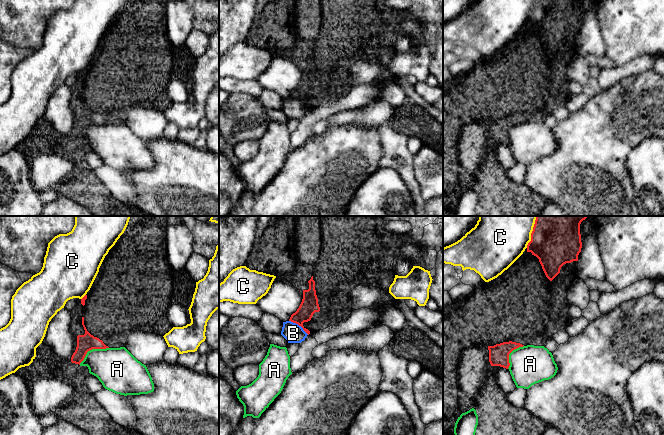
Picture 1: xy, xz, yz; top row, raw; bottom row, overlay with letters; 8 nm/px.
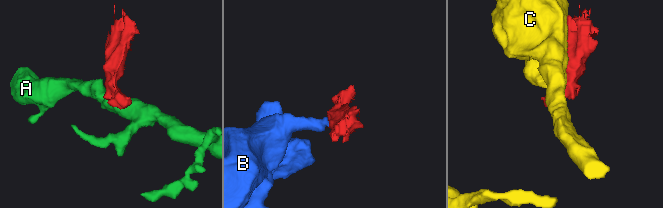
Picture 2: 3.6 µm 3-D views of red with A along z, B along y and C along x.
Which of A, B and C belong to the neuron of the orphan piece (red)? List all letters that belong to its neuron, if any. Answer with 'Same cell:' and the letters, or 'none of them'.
Same cell: none of them

